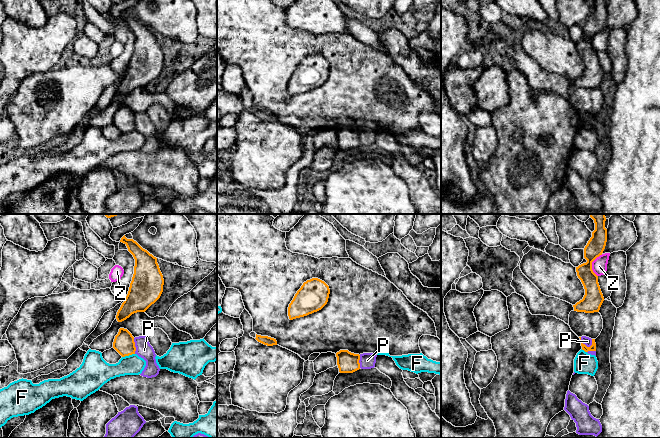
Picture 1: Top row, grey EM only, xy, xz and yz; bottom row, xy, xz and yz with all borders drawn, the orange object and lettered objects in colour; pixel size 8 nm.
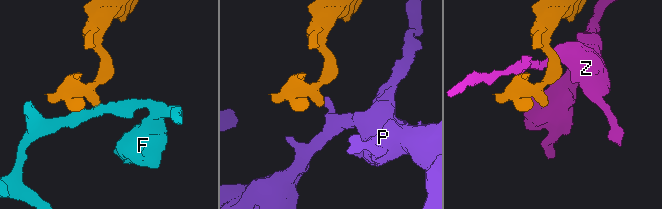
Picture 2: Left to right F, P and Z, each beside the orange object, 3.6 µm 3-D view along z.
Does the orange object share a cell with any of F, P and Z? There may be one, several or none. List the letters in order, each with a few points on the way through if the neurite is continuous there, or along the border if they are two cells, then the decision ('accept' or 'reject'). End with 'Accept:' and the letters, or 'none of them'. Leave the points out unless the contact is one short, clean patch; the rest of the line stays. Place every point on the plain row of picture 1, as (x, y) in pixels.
F: border along xy (134, 129), (122, 133); reject
P: border along yz (580, 113), (587, 122), (592, 120); reject
Z: reject
Accept: none of them

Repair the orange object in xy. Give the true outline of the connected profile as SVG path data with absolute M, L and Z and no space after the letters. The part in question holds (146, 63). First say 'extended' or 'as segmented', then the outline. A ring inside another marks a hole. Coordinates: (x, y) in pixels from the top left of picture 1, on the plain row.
as segmented; M125 11L120 18L124 19L133 31L135 42L128 70L116 91L118 98L126 96L134 89L145 88L160 74L164 61L156 33Z

